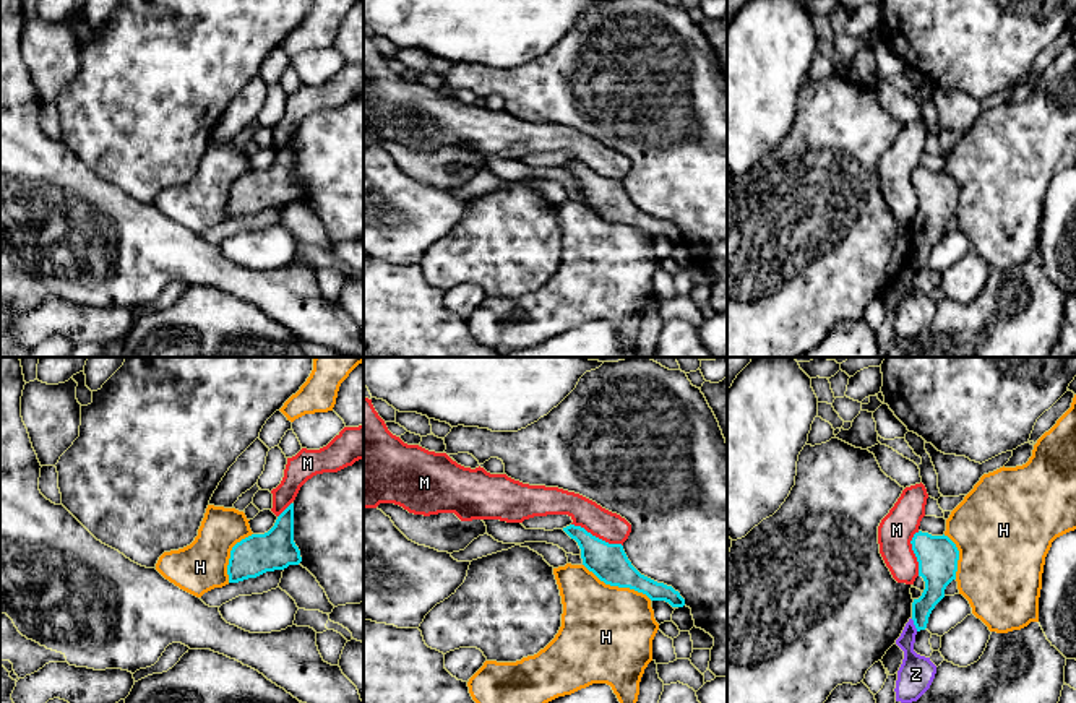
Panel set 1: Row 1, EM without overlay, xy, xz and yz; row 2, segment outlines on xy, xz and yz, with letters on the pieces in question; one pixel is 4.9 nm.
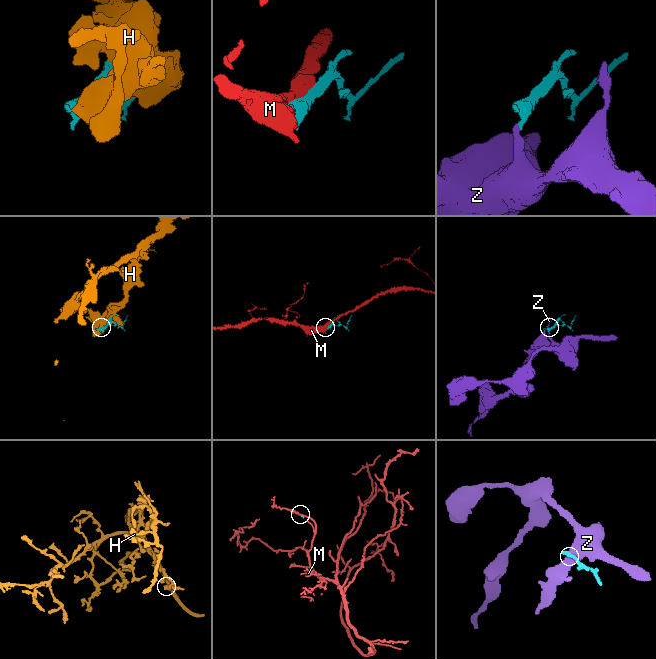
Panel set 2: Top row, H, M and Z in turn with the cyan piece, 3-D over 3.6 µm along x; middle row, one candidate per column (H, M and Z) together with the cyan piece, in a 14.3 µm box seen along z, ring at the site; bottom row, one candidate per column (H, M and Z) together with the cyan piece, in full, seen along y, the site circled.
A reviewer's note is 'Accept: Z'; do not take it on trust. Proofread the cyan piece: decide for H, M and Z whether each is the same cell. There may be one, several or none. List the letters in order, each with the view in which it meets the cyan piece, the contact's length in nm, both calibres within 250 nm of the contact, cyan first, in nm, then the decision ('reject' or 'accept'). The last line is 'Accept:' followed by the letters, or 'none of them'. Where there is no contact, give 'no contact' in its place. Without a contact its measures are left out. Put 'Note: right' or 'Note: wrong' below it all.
H: xz | 380 nm | 190/460 nm | reject
M: xz | 280 nm | 190/150 nm | reject
Z: yz | 70 nm | 120/180 nm | reject
Accept: none of them
Note: wrong

